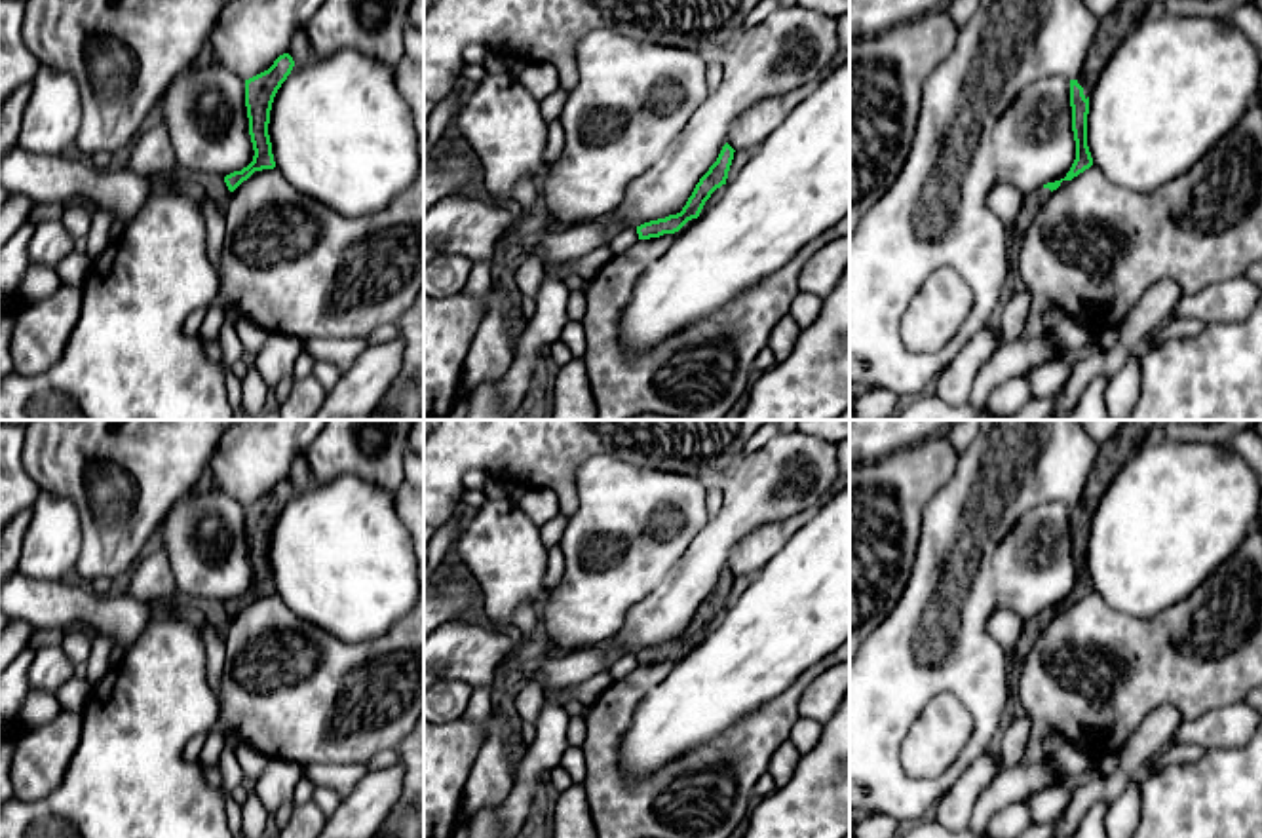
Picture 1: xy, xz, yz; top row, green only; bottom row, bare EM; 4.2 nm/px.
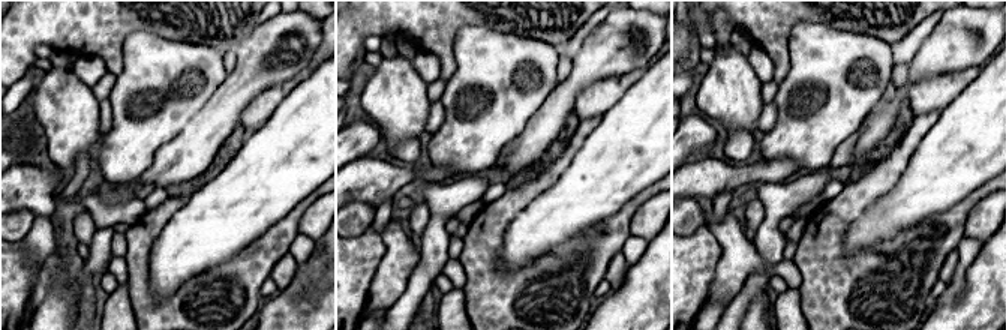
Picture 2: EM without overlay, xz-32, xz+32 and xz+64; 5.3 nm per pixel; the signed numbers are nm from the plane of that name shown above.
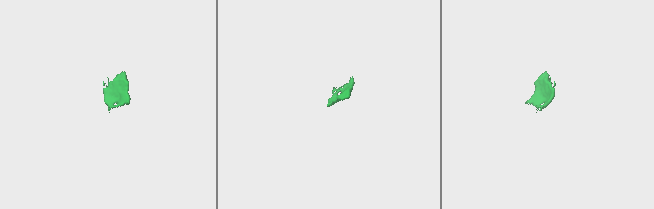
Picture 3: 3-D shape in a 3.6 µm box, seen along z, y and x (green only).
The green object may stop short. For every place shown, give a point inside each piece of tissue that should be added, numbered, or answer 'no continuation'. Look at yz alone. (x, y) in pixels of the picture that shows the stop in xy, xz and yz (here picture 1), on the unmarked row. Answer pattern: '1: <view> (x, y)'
1: yz (1112, 455)
2: yz (1032, 626)

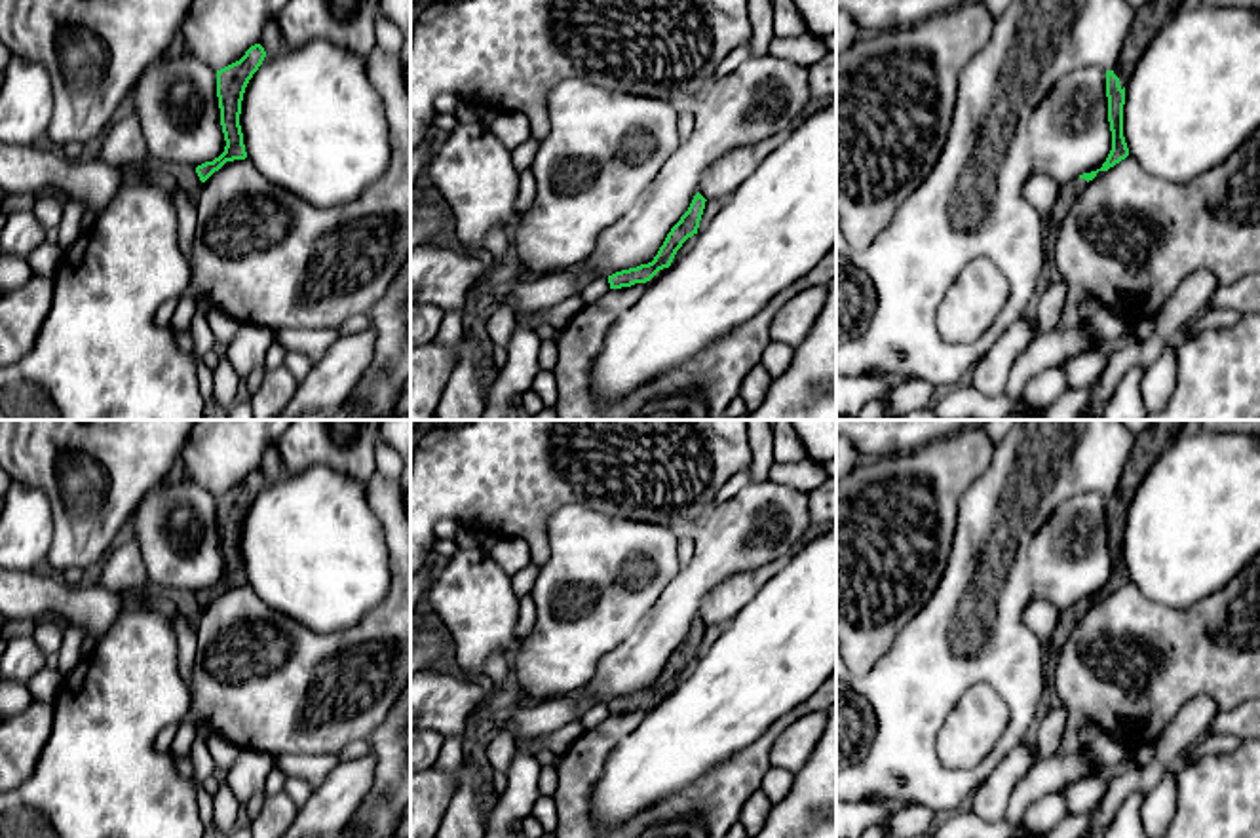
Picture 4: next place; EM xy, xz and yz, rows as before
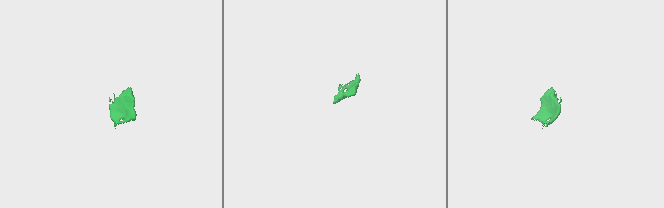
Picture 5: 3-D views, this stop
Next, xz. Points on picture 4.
no continuation

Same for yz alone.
1: yz (1148, 445)
2: yz (1069, 616)

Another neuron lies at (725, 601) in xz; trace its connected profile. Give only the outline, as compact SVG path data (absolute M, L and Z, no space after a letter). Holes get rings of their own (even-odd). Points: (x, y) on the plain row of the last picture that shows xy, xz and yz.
M777 559L753 572L735 574L716 585L701 602L699 619L711 625L728 625L737 612L762 589L762 585L785 566Z

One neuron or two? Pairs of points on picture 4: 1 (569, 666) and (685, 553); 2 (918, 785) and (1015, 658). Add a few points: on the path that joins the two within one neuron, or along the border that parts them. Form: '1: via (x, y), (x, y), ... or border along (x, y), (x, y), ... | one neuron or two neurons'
1: border along (677, 534), (677, 563), (681, 567) | two neurons
2: via (918, 743), (918, 717), (973, 662) | one neuron

